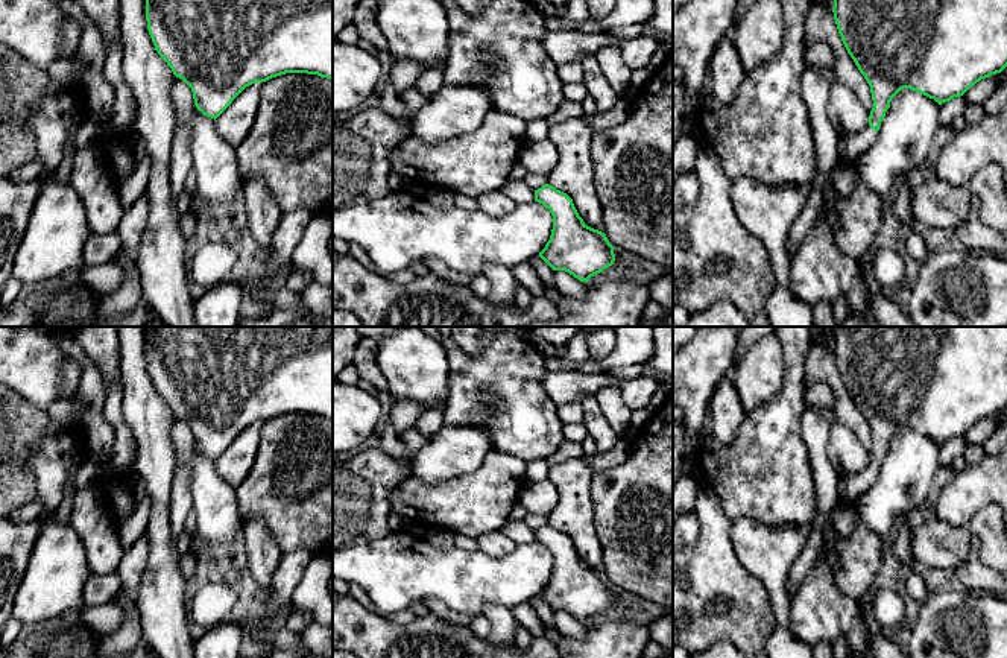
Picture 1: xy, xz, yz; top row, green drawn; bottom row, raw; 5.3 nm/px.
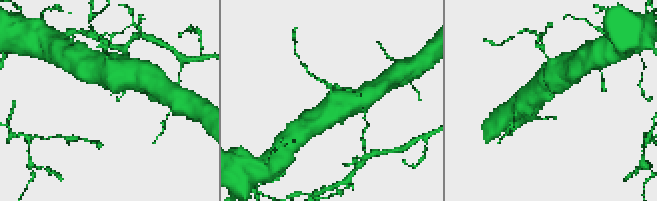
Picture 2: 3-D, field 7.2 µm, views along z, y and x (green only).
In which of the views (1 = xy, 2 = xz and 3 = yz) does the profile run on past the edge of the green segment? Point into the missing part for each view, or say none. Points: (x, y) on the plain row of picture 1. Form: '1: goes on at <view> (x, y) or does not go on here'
1: does not go on here
2: does not go on here
3: goes on at yz (851, 487)

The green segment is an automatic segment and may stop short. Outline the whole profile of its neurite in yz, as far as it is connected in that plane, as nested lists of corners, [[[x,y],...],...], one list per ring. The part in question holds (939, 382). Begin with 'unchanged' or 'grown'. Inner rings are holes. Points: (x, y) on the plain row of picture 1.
grown; [[[834,327],[832,353],[841,381],[867,421],[873,441],[864,470],[838,474],[841,503],[855,505],[875,483],[890,442],[901,430],[910,429],[942,445],[1007,407],[1007,327]]]

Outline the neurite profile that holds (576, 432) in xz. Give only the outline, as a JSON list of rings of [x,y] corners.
[[[571,422],[562,427],[562,435],[565,441],[582,442],[588,435],[583,422]]]

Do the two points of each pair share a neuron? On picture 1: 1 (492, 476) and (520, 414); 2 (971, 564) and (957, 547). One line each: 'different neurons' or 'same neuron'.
1: different neurons
2: different neurons

